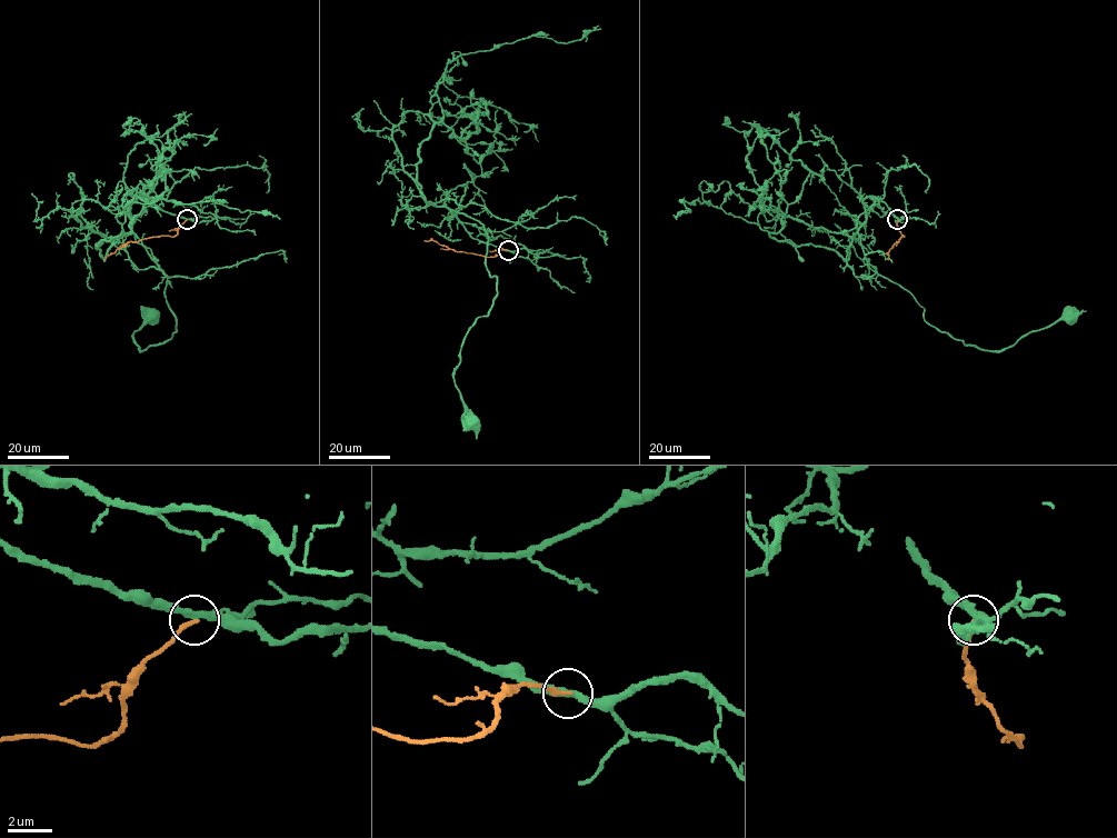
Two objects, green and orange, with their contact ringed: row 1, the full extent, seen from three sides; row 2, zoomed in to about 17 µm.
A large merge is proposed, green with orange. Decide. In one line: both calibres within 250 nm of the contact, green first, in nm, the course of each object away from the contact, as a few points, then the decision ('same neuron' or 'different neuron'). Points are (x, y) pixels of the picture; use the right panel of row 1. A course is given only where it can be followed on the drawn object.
320/200 nm | green via (898, 219), (877, 197), (863, 201), (857, 233), (865, 259), (913, 296), (939, 330), (1000, 350), (1069, 315) | orange via (898, 219), (897, 227), (904, 237), (887, 255), (888, 260) | different neuron

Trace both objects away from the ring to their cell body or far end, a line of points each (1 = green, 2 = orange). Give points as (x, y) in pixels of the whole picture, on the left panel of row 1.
1: (187, 219), (146, 197), (129, 208), (131, 231), (167, 276), (176, 330), (139, 350), (133, 332), (153, 315)
2: (187, 219), (172, 237), (129, 241), (103, 260)

